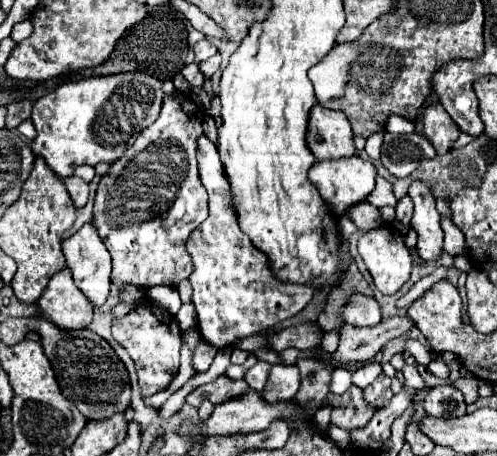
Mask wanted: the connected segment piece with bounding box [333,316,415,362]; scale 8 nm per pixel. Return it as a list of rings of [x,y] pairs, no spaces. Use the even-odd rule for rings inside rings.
[[[401,316],[389,318],[387,322],[381,322],[371,328],[343,326],[339,332],[341,342],[337,352],[333,354],[333,362],[347,362],[347,360],[369,362],[385,346],[385,342],[401,336],[405,330],[413,326],[415,324],[409,318],[401,318]]]

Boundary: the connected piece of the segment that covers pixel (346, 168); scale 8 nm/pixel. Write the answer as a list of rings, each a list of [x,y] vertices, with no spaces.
[[[351,156],[351,158],[345,158],[345,160],[339,158],[335,162],[317,162],[309,170],[311,184],[315,184],[315,188],[319,190],[319,194],[327,202],[327,206],[333,206],[339,216],[343,216],[351,206],[363,202],[373,192],[375,178],[377,178],[375,166],[369,160],[363,160],[359,156]]]

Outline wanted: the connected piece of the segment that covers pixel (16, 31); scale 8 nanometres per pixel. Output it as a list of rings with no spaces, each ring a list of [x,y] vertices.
[[[23,20],[23,22],[19,22],[19,24],[15,24],[15,26],[13,26],[13,30],[11,30],[11,38],[13,38],[15,42],[21,42],[21,40],[29,38],[29,36],[31,36],[31,32],[33,32],[31,20]]]

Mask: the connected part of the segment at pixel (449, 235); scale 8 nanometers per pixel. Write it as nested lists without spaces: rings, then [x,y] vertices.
[[[441,218],[441,228],[445,232],[445,250],[455,256],[455,254],[461,254],[461,256],[467,256],[467,249],[465,246],[465,236],[455,224],[451,218]]]

